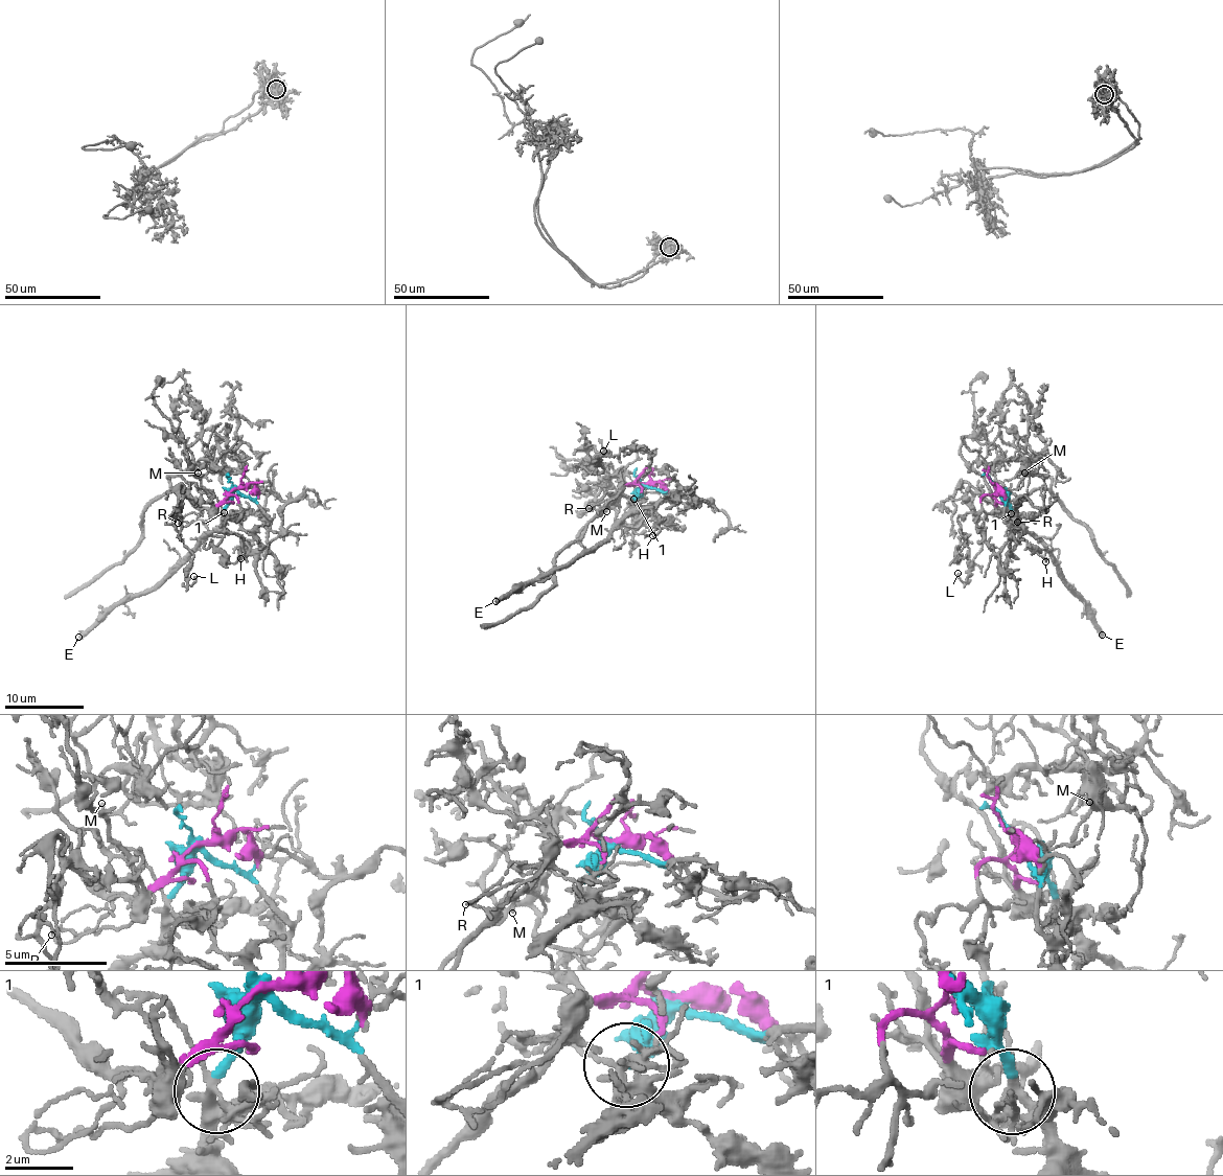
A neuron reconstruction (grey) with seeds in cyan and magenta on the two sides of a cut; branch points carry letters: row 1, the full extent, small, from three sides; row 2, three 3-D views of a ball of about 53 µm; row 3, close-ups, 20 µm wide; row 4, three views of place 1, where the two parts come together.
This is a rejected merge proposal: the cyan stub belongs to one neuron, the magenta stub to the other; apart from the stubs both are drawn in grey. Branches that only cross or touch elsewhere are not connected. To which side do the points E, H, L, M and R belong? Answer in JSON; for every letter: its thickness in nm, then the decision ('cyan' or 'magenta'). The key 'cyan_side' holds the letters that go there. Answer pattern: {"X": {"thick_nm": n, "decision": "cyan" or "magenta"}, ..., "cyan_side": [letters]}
{"E": {"thick_nm": 420, "decision": "cyan"}, "H": {"thick_nm": 160, "decision": "cyan"}, "L": {"thick_nm": 140, "decision": "magenta"}, "M": {"thick_nm": 110, "decision": "magenta"}, "R": {"thick_nm": 90, "decision": "magenta"}, "cyan_side": ["E", "H"]}

